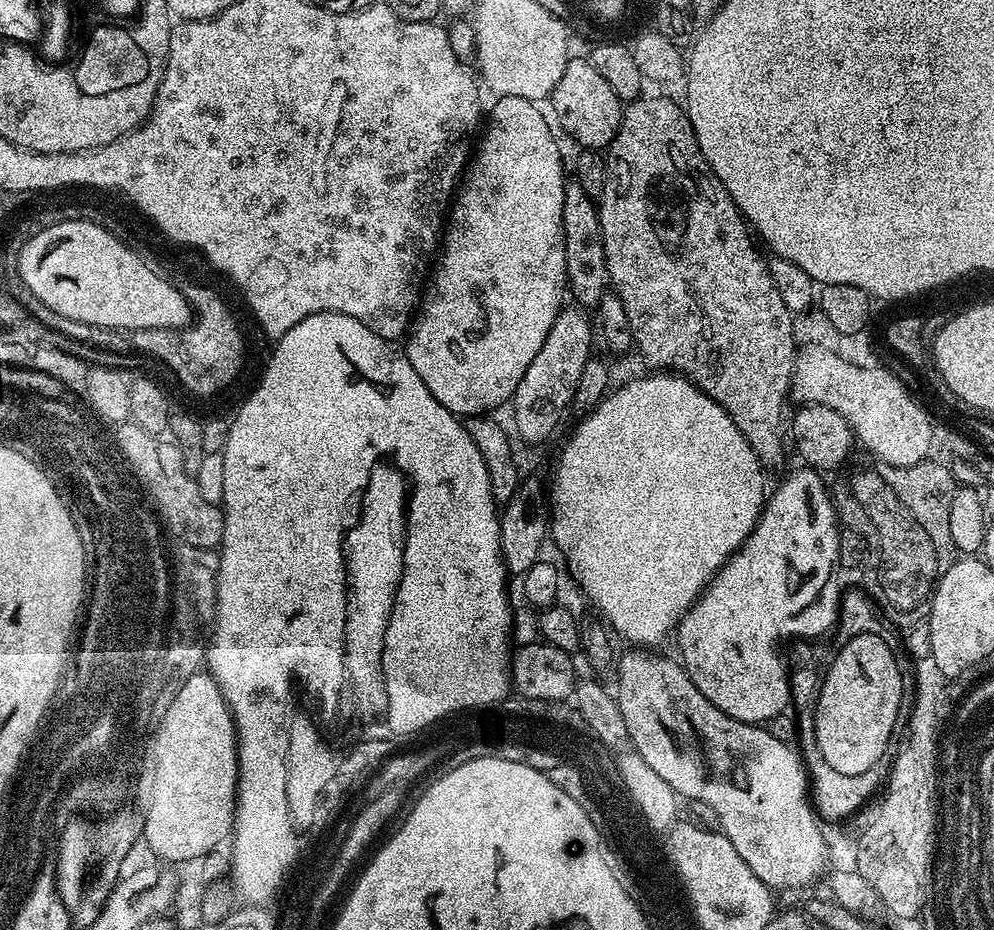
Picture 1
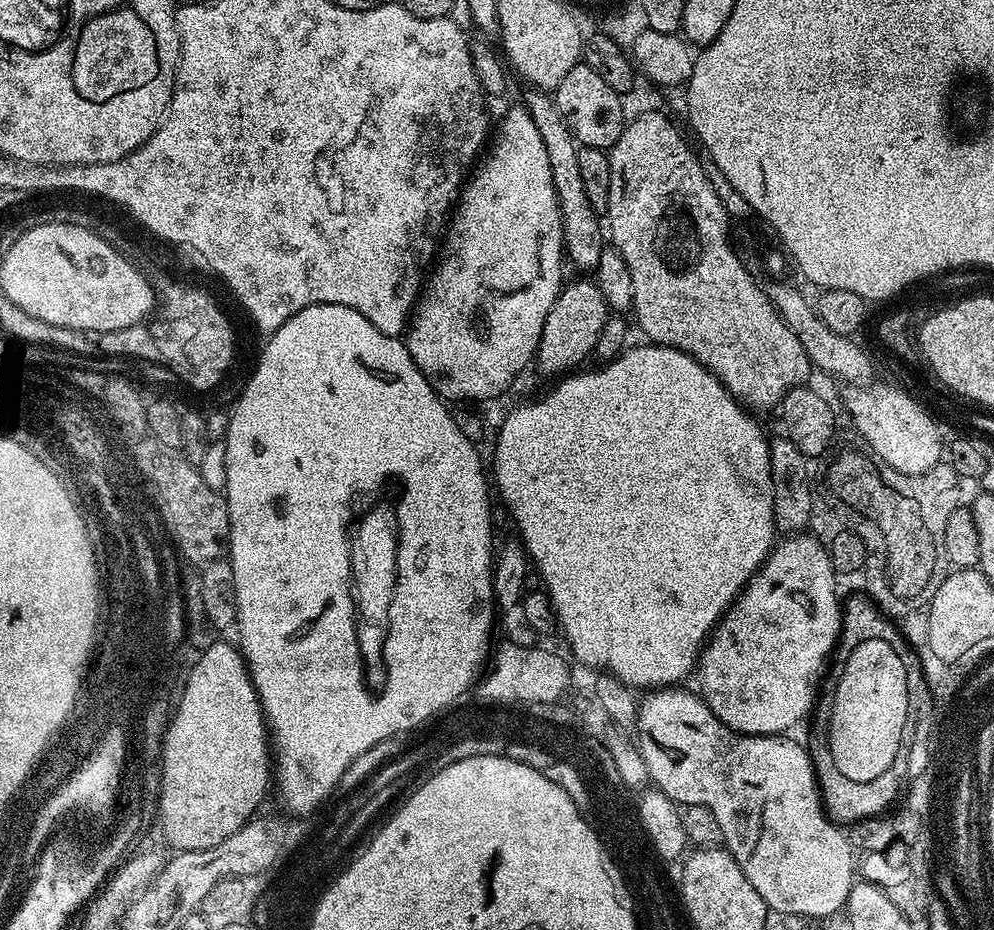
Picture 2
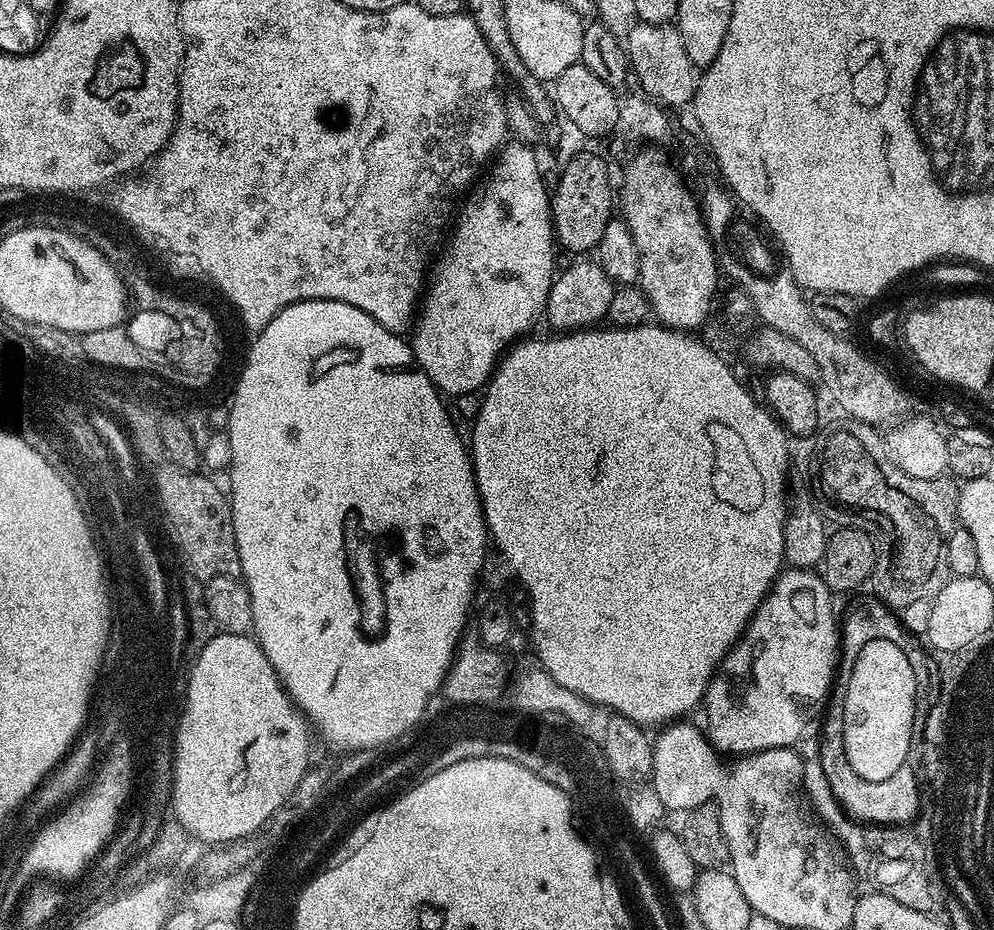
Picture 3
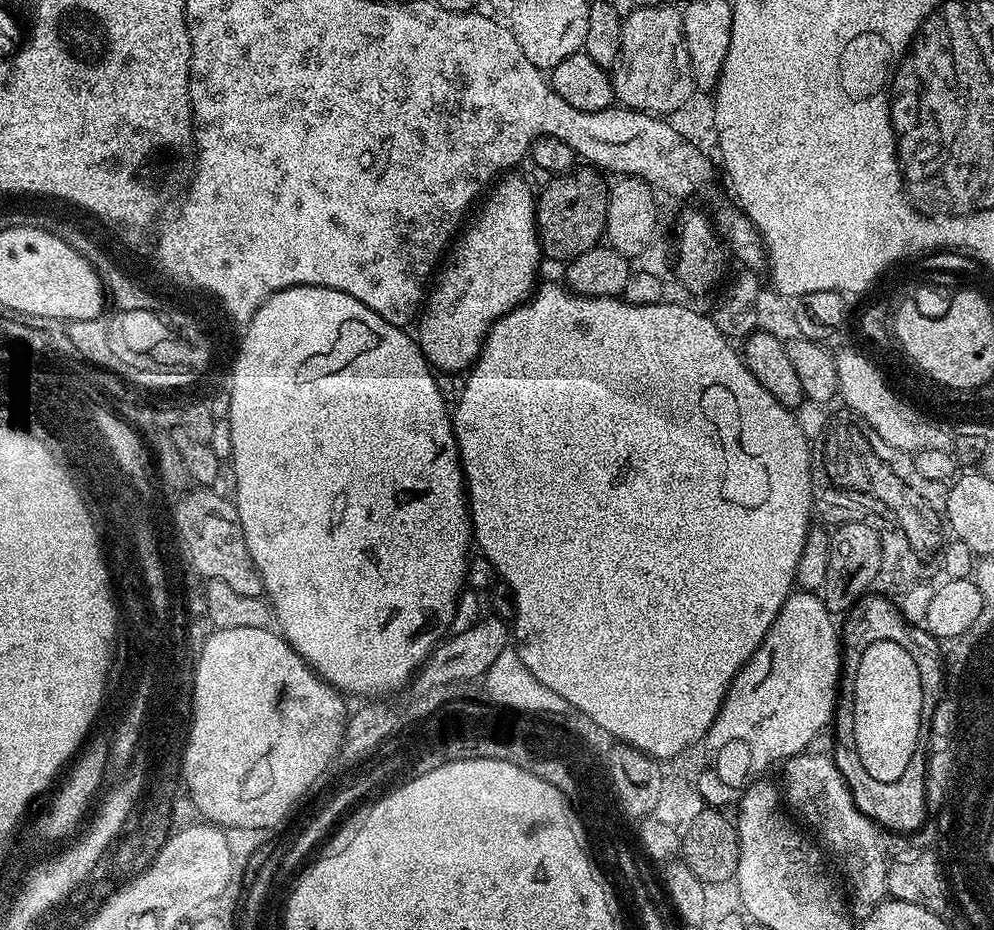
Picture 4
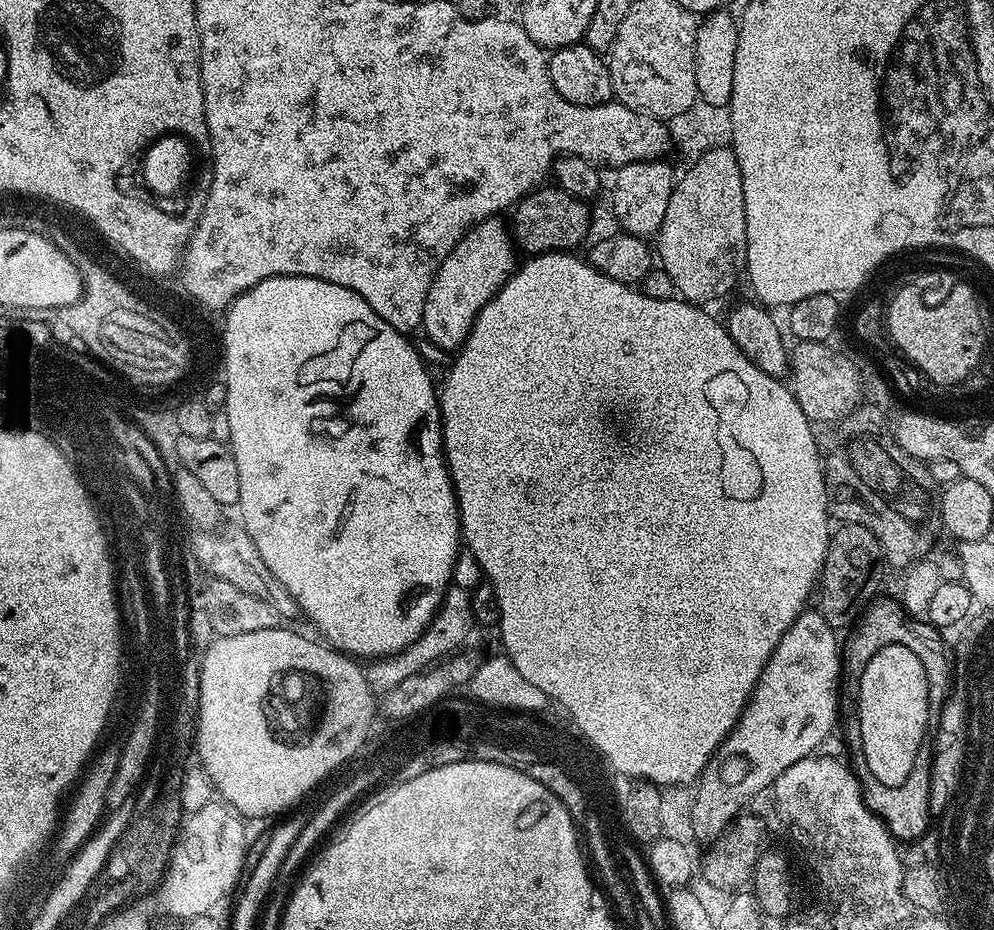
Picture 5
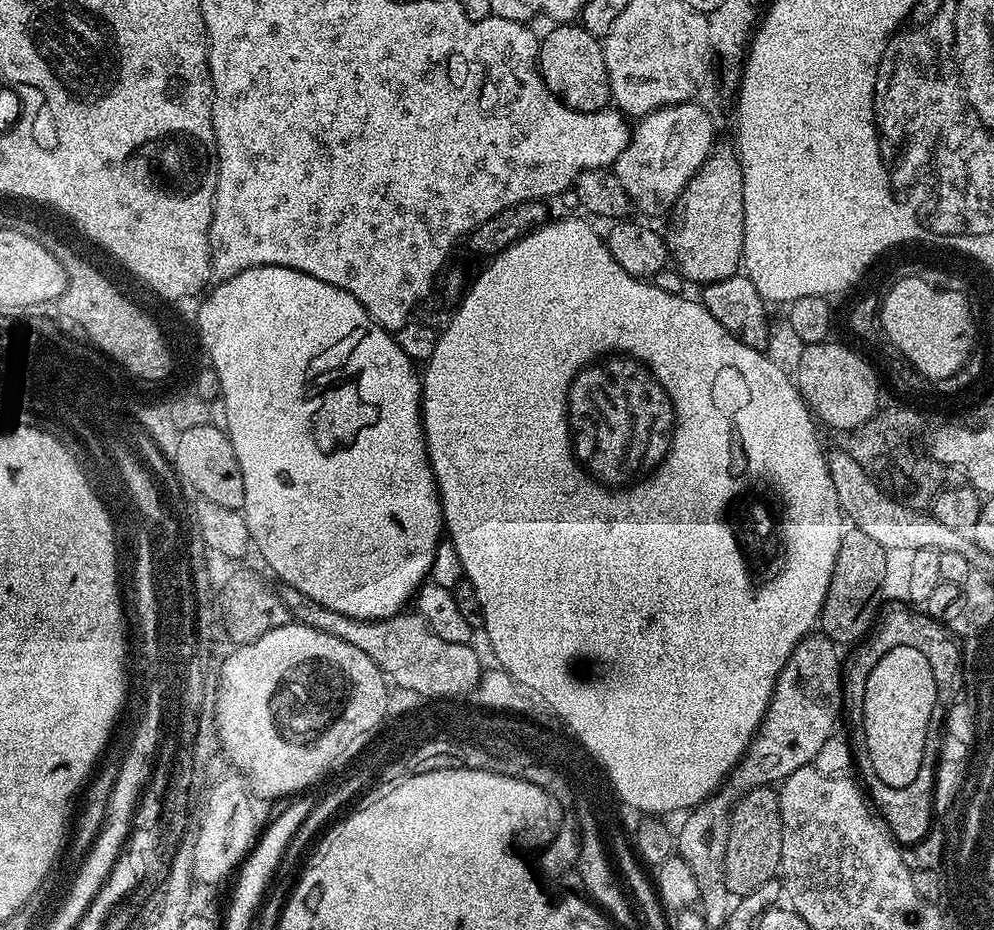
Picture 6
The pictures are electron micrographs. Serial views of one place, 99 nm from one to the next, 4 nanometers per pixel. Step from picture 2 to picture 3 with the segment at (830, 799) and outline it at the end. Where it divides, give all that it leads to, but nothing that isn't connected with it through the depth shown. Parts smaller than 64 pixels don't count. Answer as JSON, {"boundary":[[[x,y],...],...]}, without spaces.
{"boundary":[[[827,701],[822,712],[822,723],[820,732],[820,752],[818,767],[822,774],[830,782],[830,790],[834,790],[834,798],[839,807],[852,820],[863,822],[871,826],[897,826],[912,822],[920,812],[920,781],[917,769],[911,763],[904,764],[904,772],[894,770],[890,778],[882,778],[882,782],[870,782],[862,778],[853,769],[848,772],[840,772],[840,739],[844,735],[840,732],[840,704]]]}

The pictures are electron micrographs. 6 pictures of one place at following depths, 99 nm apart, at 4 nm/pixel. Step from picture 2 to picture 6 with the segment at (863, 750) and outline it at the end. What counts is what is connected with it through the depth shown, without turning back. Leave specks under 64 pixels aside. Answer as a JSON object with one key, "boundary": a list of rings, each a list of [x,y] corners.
{"boundary":[[[896,646],[890,654],[882,654],[874,670],[870,670],[870,678],[866,678],[862,747],[869,751],[875,773],[886,786],[910,786],[918,778],[926,730],[937,712],[935,674],[925,655],[912,646]]]}

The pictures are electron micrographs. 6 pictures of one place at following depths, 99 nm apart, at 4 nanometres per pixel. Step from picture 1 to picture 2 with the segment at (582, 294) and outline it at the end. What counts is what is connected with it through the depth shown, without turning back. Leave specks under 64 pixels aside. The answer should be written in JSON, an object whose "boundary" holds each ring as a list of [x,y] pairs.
{"boundary":[[[532,90],[529,93],[526,107],[530,118],[534,118],[534,126],[538,126],[538,134],[542,134],[542,142],[546,142],[546,154],[550,158],[550,170],[554,174],[554,190],[558,194],[564,231],[564,251],[574,267],[595,270],[606,247],[606,232],[602,227],[601,217],[590,206],[590,198],[586,198],[586,188],[582,186],[576,153],[578,145],[573,140],[572,131],[566,126],[555,99],[544,90]]]}

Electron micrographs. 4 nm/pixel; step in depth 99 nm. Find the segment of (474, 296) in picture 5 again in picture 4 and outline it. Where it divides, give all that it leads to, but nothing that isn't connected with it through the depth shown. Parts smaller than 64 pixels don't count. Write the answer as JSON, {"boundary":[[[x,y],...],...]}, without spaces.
{"boundary":[[[516,174],[497,179],[491,191],[483,197],[485,200],[480,213],[471,217],[472,225],[468,229],[465,227],[447,249],[446,259],[443,261],[444,269],[442,264],[439,269],[440,277],[439,272],[435,277],[436,285],[434,280],[423,301],[422,311],[418,316],[418,343],[424,357],[437,373],[460,374],[471,368],[480,357],[480,349],[484,347],[484,339],[488,337],[492,323],[499,316],[505,316],[507,312],[524,303],[537,287],[536,267],[542,261],[542,253],[540,240],[536,237],[536,196],[534,188],[532,192],[531,186],[522,177],[512,175]]]}

